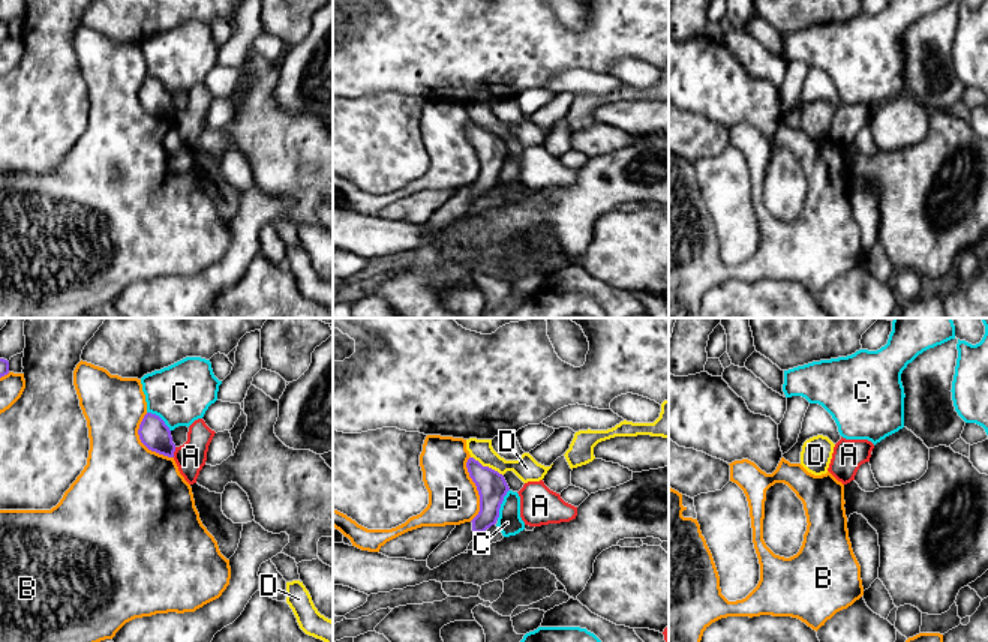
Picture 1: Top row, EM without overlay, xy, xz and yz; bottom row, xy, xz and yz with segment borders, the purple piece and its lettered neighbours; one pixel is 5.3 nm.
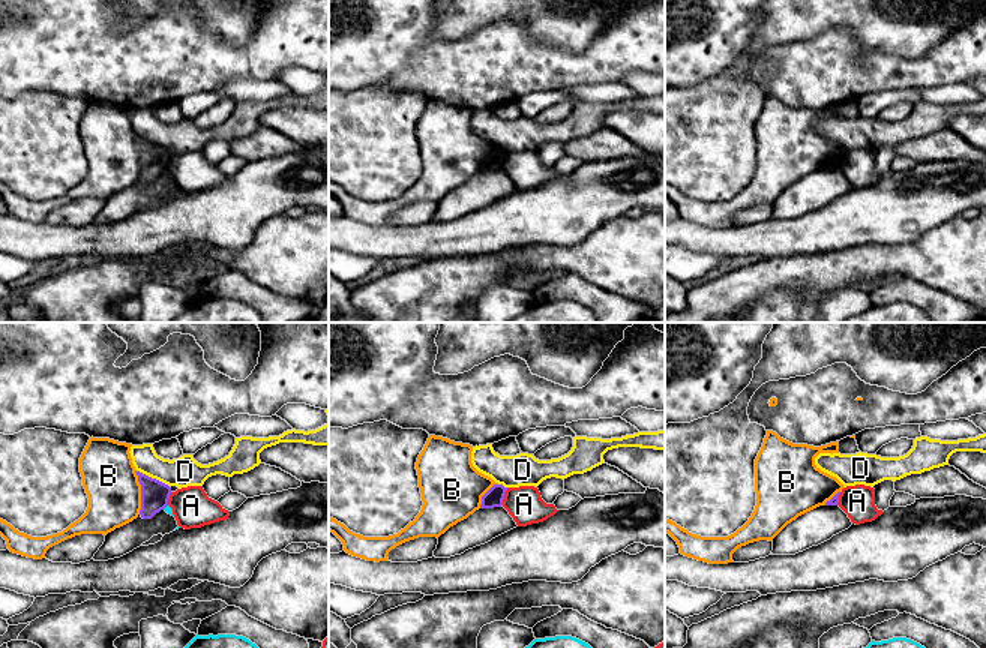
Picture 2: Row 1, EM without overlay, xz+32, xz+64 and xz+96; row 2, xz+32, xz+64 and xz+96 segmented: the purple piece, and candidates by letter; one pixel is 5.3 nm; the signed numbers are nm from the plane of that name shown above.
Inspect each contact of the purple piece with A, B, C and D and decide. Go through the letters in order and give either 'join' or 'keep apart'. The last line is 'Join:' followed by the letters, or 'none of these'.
A: keep apart
B: keep apart
C: keep apart
D: keep apart
Join: none of these

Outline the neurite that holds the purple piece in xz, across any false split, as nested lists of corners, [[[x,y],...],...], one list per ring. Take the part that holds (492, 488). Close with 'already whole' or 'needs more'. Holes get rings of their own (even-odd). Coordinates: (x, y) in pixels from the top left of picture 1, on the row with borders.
[[[474,458],[468,459],[466,468],[480,495],[480,512],[471,520],[472,531],[484,532],[496,524],[501,504],[510,488],[502,474],[489,466],[483,466]]]; already whole

